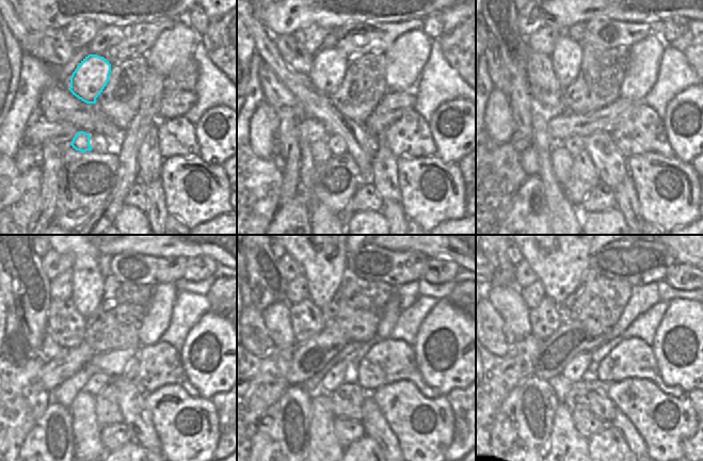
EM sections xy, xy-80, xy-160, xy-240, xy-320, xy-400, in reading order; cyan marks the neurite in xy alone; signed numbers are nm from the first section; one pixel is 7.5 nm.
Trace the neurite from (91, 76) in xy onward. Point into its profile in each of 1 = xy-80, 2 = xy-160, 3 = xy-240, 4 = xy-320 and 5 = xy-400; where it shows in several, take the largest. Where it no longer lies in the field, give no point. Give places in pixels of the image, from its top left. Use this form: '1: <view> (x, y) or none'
1: xy-80 (329, 68)
2: xy-160 (566, 57)
3: xy-240 (88, 281)
4: xy-320 (323, 257)
5: xy-400 (559, 256)

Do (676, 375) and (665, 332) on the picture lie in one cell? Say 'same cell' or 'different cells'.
same cell

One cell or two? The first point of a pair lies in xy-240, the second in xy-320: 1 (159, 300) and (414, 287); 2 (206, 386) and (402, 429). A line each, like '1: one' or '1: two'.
1: two
2: two

